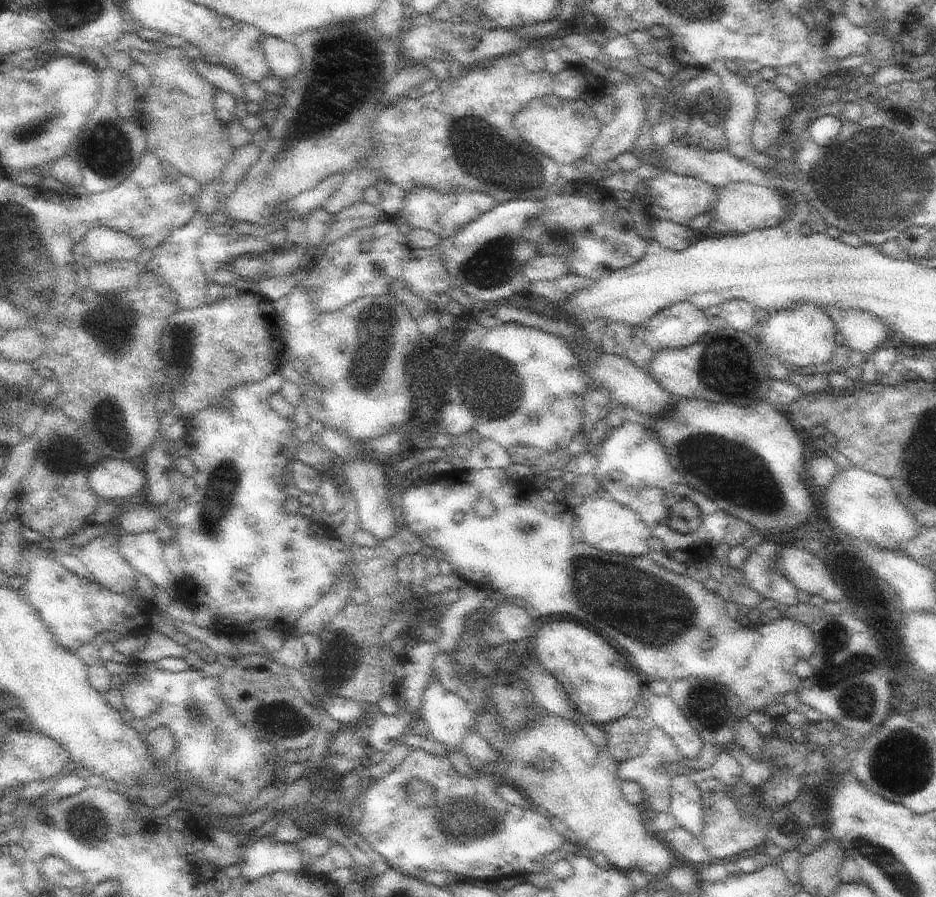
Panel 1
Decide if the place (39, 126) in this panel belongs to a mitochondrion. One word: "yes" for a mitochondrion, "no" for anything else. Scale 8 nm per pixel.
yes

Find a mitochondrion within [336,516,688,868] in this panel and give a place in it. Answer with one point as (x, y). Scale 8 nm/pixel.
(467, 820)

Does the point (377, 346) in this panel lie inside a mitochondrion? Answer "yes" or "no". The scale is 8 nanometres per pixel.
yes

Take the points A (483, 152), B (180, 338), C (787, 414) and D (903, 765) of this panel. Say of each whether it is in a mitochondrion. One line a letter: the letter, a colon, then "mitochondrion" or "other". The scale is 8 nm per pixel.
A: mitochondrion
B: mitochondrion
C: other
D: mitochondrion

